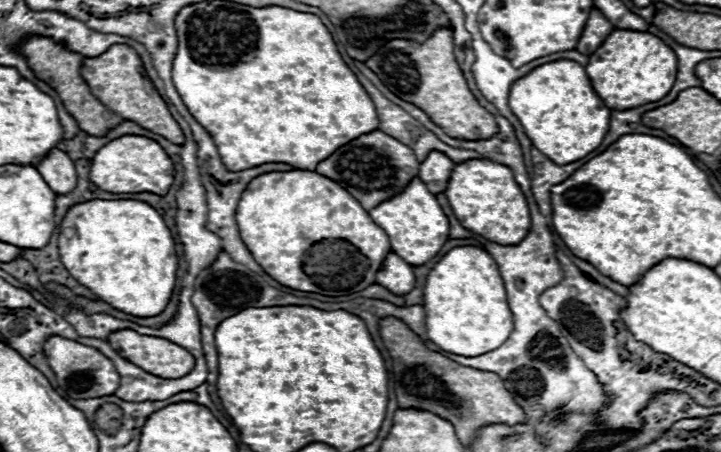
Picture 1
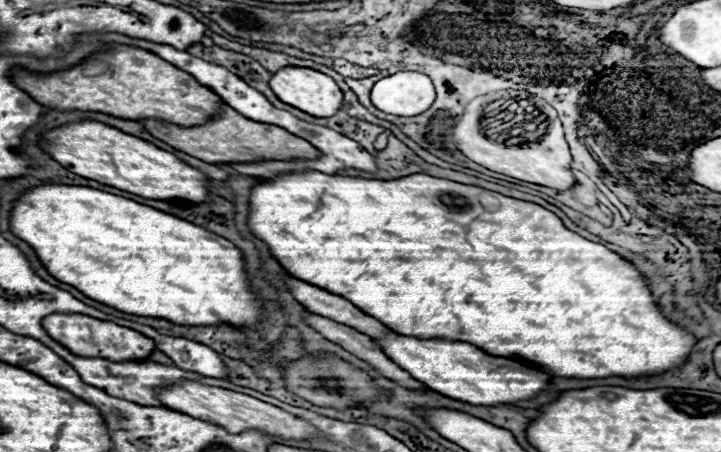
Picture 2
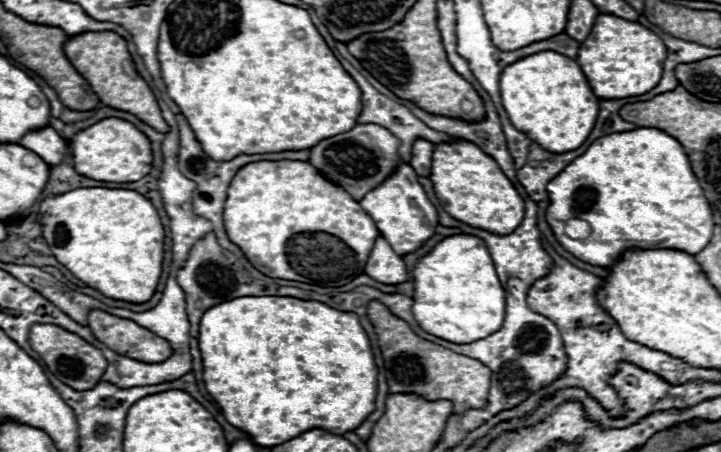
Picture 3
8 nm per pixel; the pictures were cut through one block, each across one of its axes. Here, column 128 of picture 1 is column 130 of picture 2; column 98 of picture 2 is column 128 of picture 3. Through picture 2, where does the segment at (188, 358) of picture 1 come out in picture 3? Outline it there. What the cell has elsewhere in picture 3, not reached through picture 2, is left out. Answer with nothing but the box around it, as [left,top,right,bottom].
[88,310,172,364]

